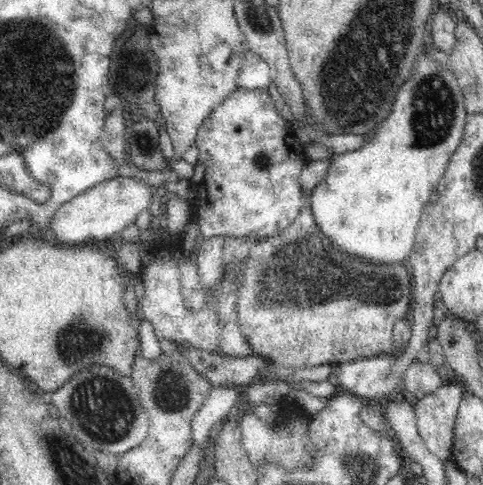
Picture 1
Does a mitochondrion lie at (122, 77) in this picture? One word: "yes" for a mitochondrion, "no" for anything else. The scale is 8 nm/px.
no

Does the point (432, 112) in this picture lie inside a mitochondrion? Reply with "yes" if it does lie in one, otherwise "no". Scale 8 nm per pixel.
yes

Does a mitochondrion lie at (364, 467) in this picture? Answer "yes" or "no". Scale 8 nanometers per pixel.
yes

